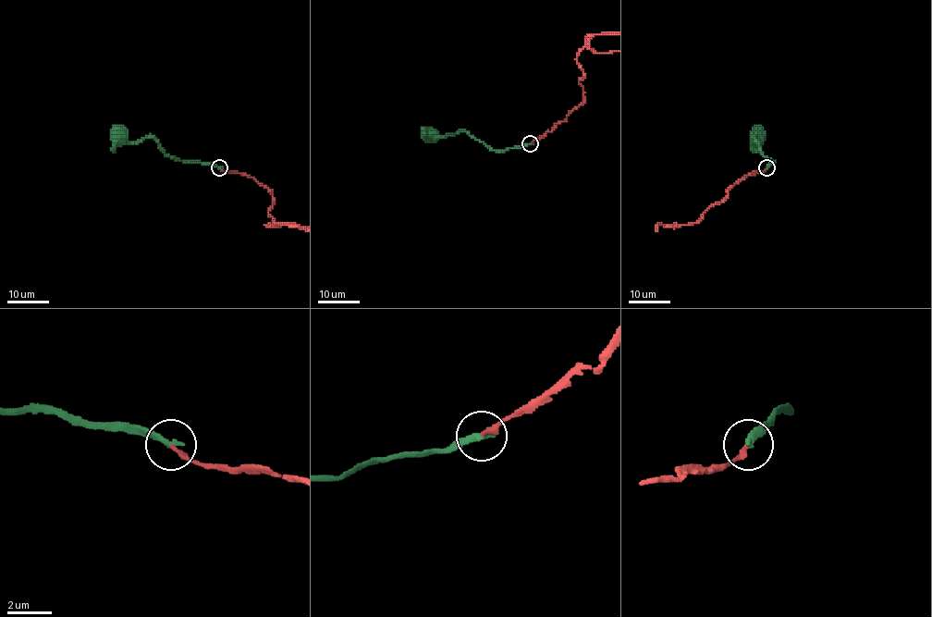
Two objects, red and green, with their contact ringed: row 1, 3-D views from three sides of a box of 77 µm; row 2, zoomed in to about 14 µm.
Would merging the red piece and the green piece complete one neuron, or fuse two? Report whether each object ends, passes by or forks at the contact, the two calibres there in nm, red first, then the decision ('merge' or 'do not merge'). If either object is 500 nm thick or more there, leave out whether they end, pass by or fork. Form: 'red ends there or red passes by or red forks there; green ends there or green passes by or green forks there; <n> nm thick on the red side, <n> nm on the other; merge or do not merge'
red ends there; green ends there; 200 nm thick on the red side, 280 nm on the other; merge

